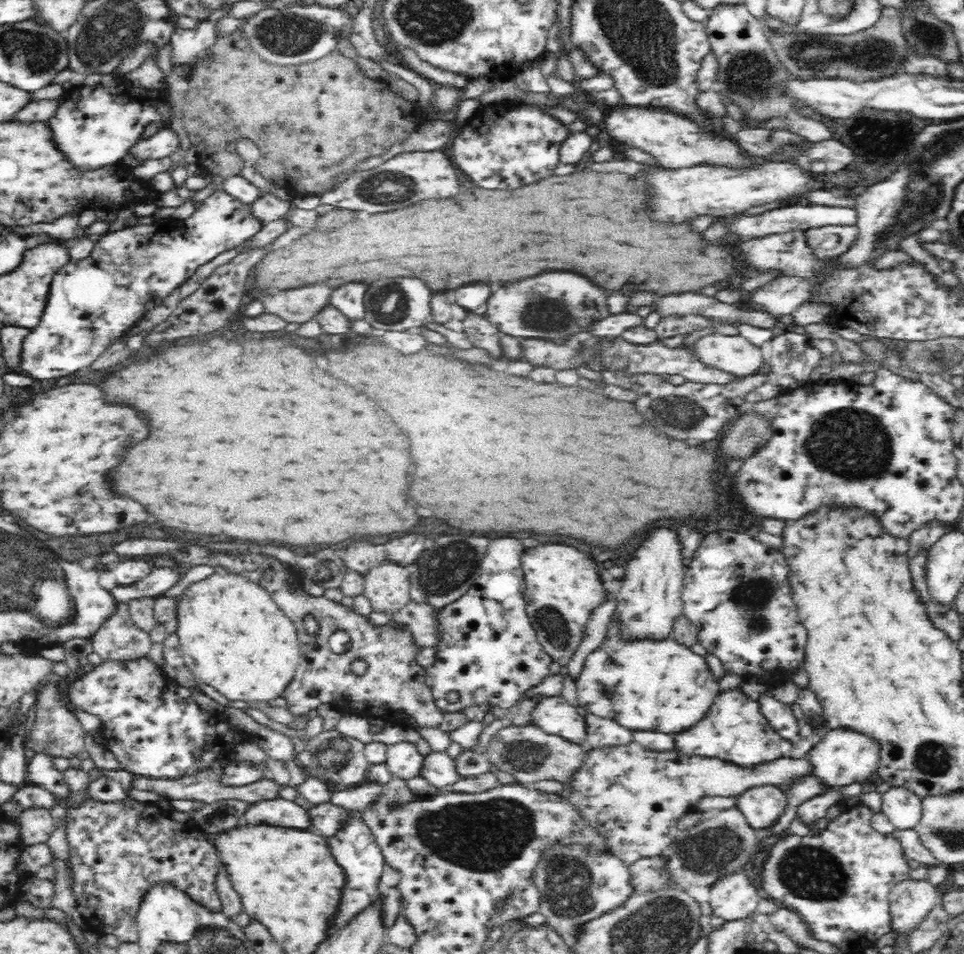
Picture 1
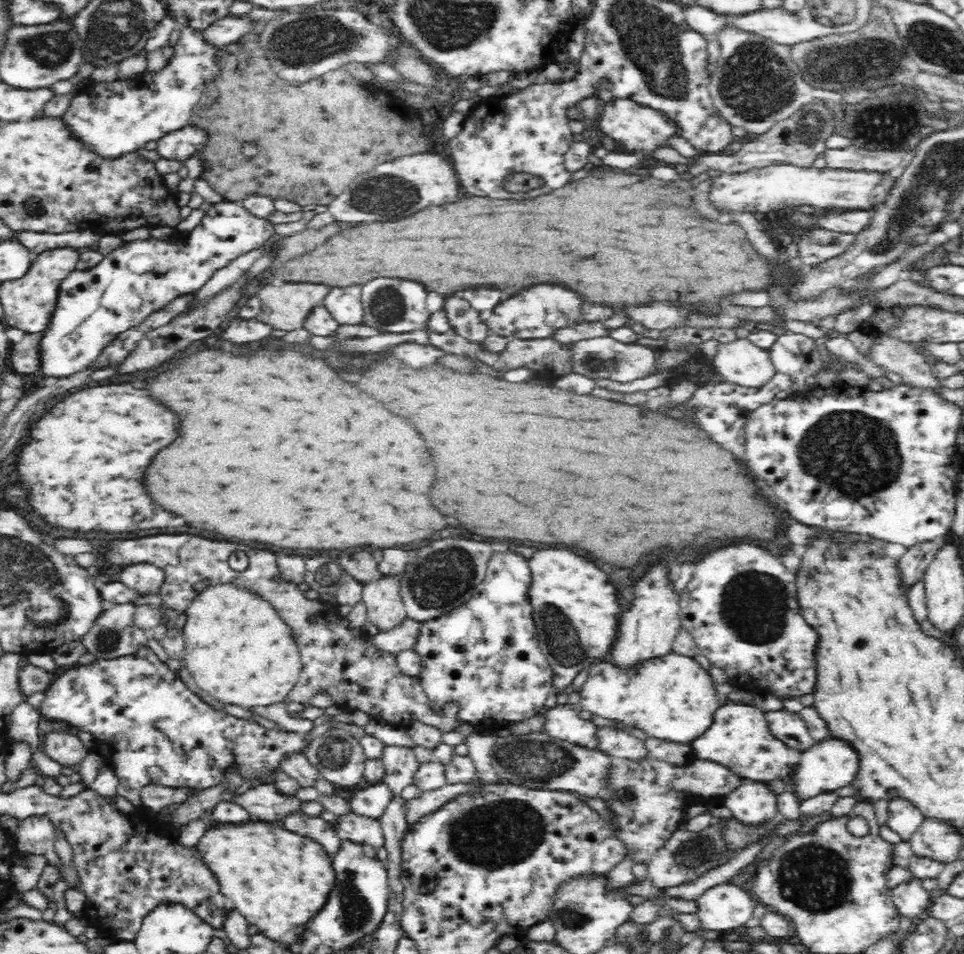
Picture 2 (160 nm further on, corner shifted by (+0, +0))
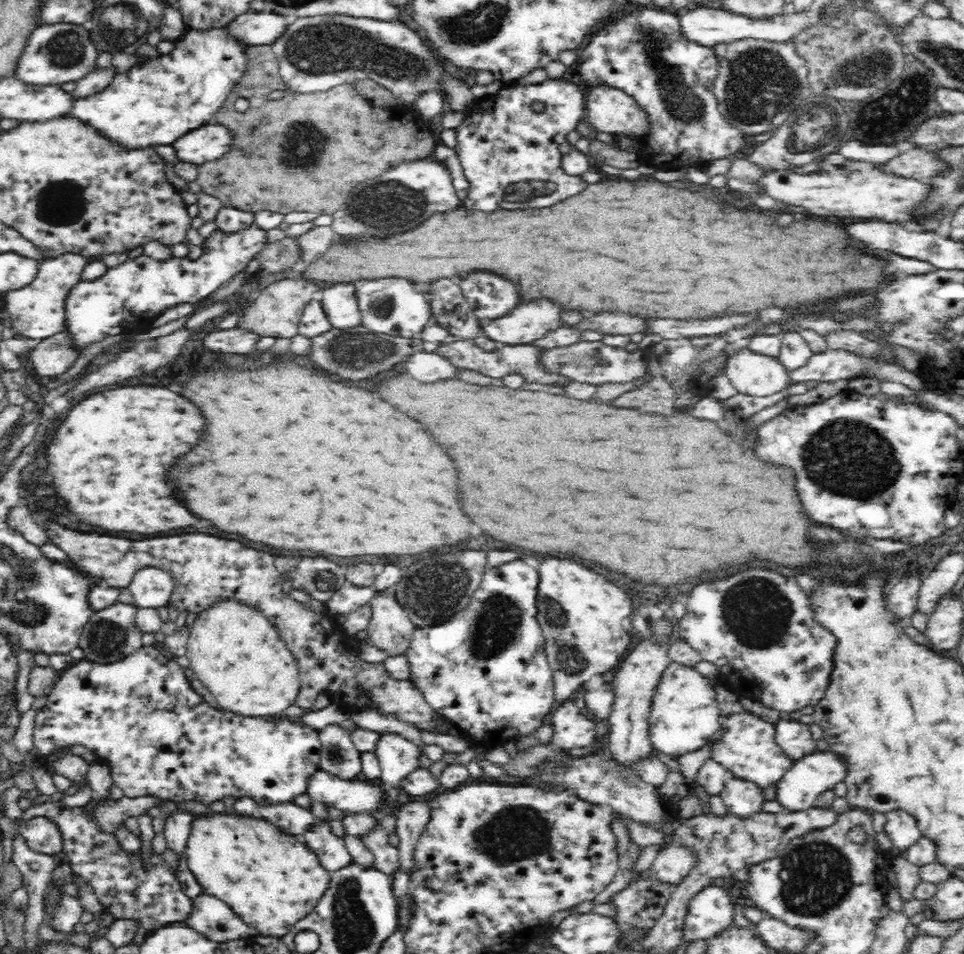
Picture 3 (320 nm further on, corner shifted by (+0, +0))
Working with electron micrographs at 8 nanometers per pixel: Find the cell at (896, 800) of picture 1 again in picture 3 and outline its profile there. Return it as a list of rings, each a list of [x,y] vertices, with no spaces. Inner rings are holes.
[[[902,809],[891,810],[885,813],[885,816],[884,832],[892,840],[893,846],[903,852],[922,836],[916,817],[908,811]]]

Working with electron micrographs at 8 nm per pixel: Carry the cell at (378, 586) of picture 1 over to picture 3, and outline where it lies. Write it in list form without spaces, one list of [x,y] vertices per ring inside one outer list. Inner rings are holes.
[[[394,588],[376,592],[367,605],[371,610],[369,642],[384,648],[391,656],[404,655],[416,628],[406,609],[398,604]]]

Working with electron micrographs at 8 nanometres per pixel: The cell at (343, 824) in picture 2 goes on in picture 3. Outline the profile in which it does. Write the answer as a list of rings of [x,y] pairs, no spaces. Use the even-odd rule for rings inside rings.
[[[376,821],[375,825],[364,834],[358,836],[362,844],[372,851],[374,866],[390,875],[400,867],[398,849],[396,845],[390,843],[388,833],[382,823]]]

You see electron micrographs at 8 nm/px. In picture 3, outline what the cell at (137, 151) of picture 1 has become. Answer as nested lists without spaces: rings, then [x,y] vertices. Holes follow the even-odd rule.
[[[206,123],[186,131],[171,145],[179,161],[198,166],[224,156],[231,146],[231,136],[223,126]]]

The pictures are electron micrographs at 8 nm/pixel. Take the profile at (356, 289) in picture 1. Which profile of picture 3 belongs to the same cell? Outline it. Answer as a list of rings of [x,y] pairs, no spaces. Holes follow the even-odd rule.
[[[336,283],[319,293],[320,302],[333,327],[343,329],[362,325],[356,292],[356,285]]]

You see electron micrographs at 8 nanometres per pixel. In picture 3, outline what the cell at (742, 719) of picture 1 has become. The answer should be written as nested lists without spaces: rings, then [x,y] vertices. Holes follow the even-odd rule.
[[[750,706],[724,718],[722,740],[710,744],[709,758],[724,766],[733,777],[755,783],[762,789],[778,784],[794,761],[775,741],[775,726],[762,720],[758,711]]]

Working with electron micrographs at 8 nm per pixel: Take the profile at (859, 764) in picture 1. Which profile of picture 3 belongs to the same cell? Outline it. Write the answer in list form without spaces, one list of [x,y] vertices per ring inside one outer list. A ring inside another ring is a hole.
[[[816,750],[812,754],[793,761],[784,777],[776,784],[776,800],[788,811],[806,810],[814,807],[819,794],[833,791],[836,784],[844,783],[848,775],[848,763],[836,751]]]

